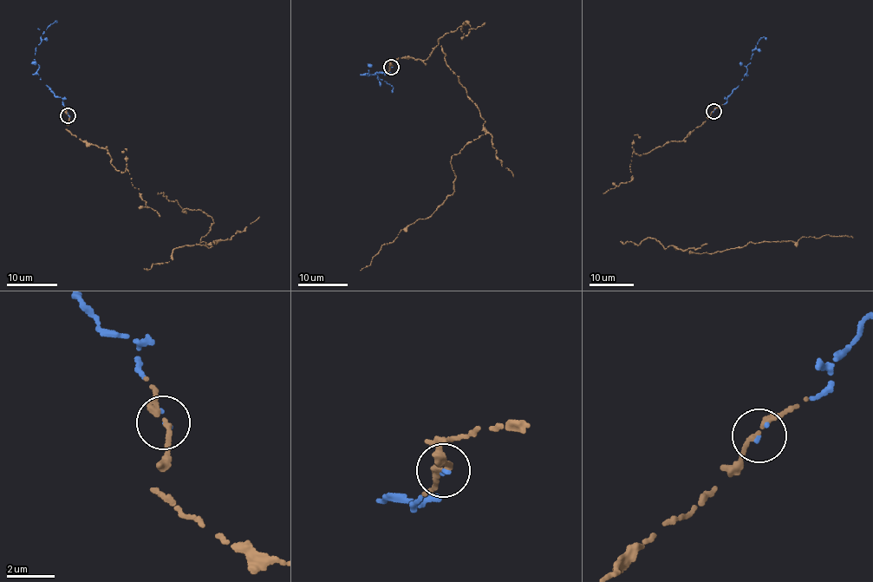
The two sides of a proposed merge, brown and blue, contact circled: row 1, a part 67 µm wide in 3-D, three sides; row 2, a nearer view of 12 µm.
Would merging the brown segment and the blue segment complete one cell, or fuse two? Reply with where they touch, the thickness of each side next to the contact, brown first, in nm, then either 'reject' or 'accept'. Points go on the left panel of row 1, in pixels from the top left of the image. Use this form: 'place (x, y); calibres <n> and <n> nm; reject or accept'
place (68, 115); calibres 240 and 140 nm; accept

